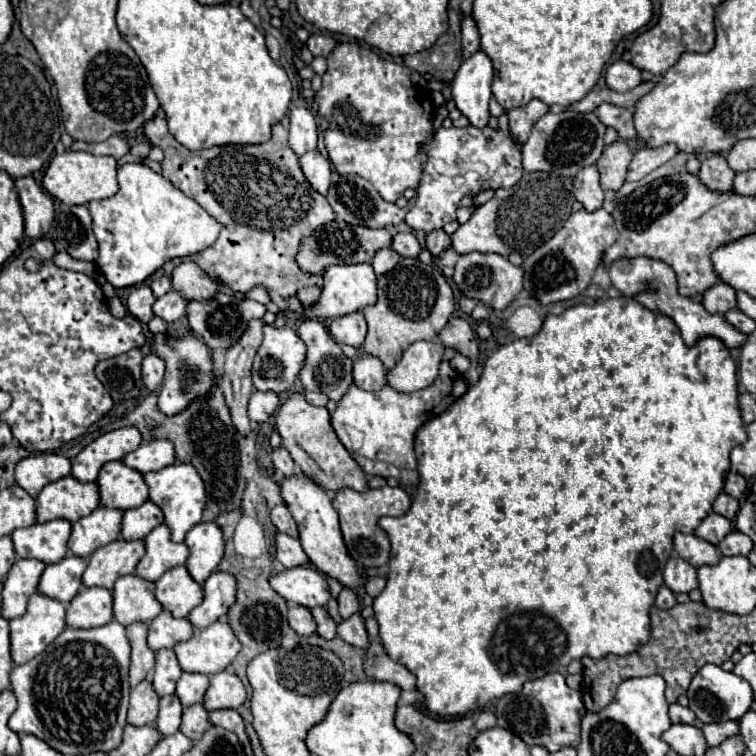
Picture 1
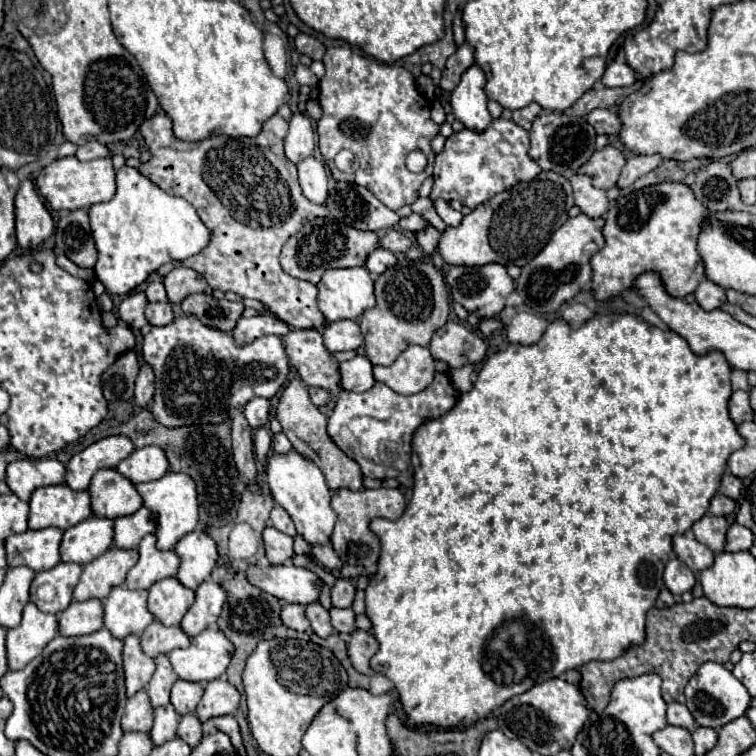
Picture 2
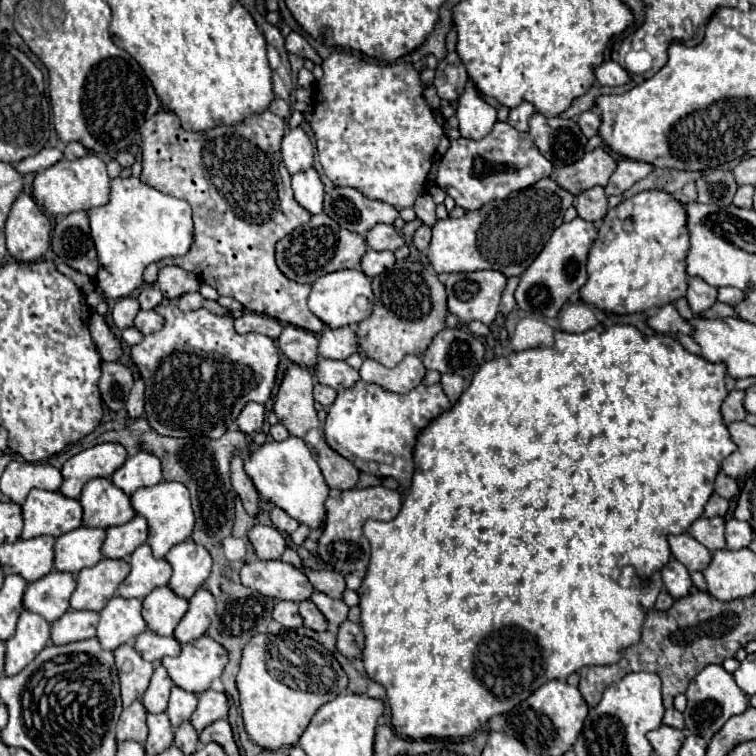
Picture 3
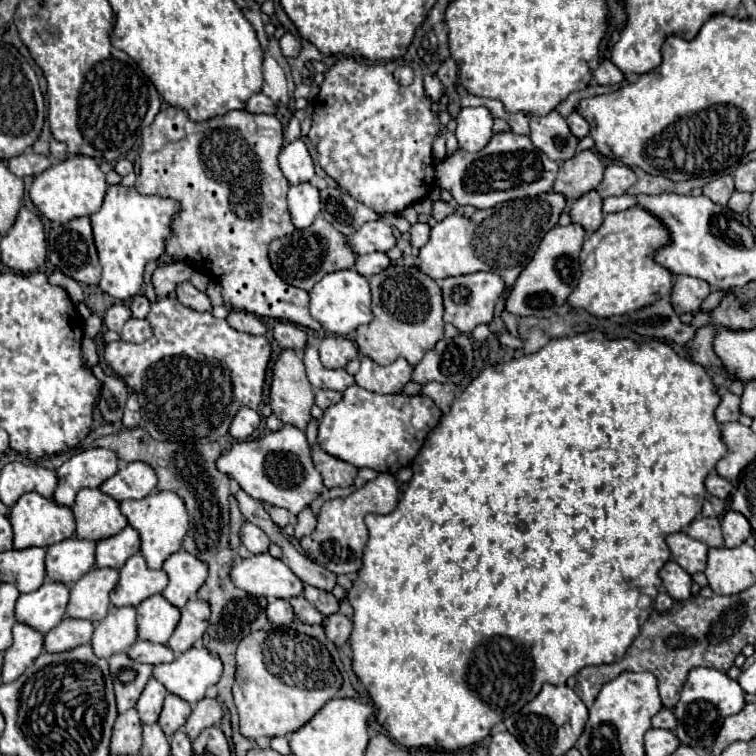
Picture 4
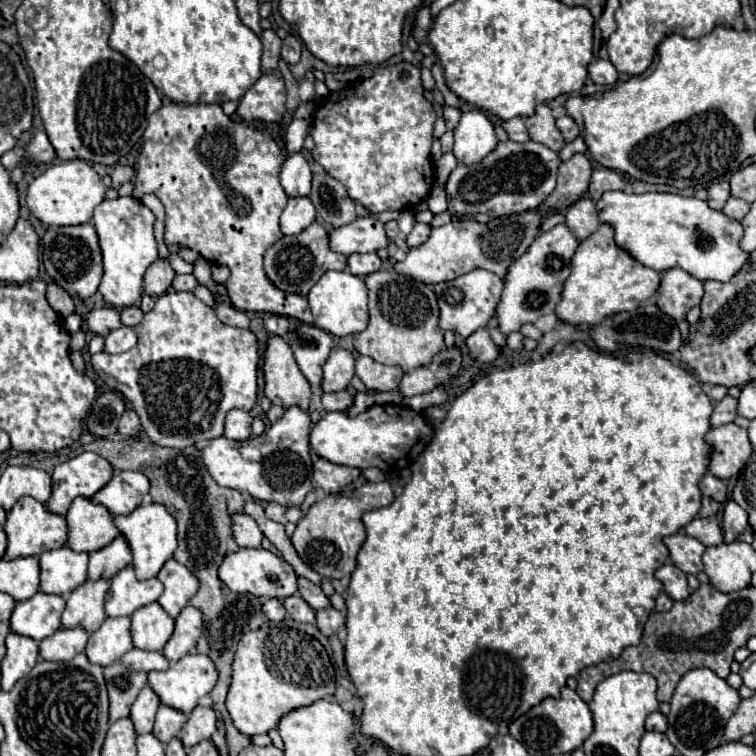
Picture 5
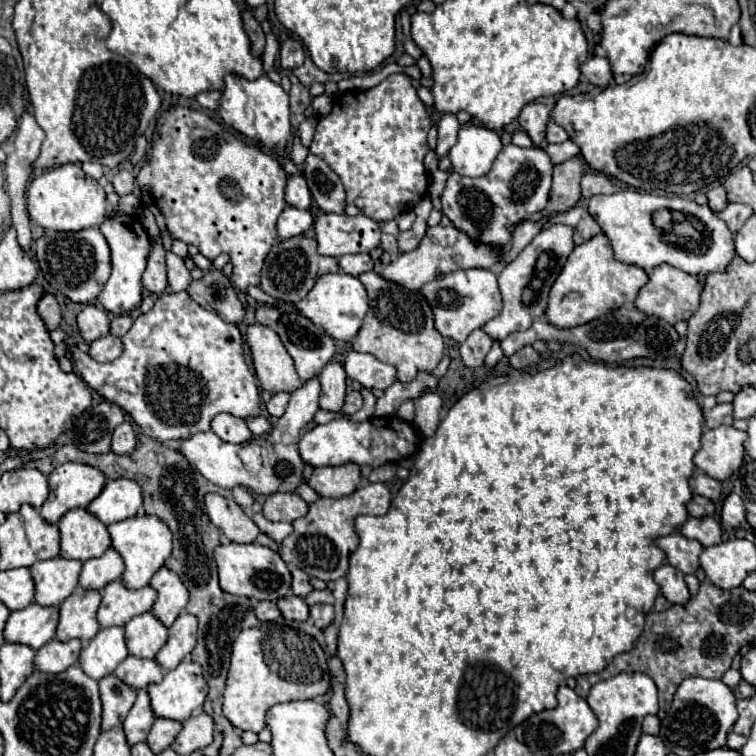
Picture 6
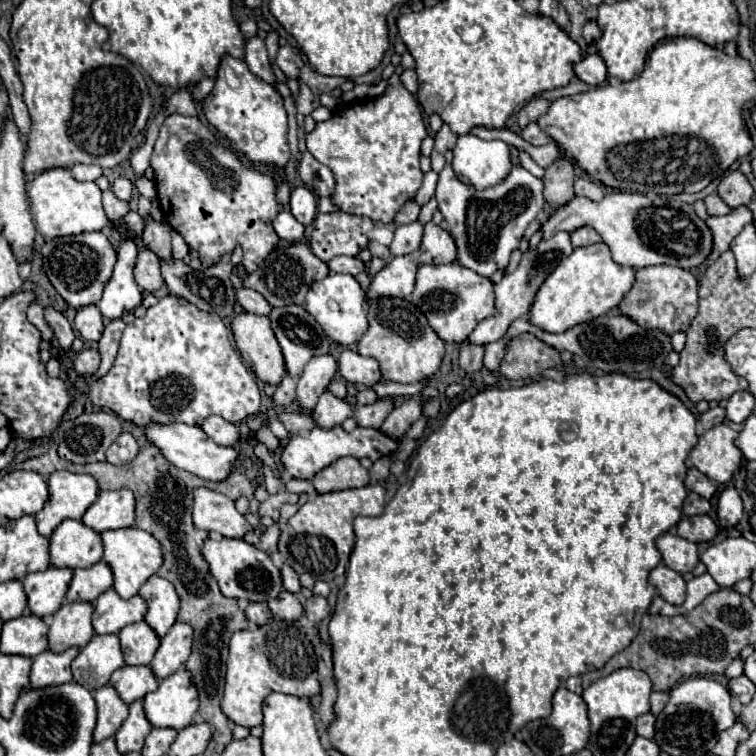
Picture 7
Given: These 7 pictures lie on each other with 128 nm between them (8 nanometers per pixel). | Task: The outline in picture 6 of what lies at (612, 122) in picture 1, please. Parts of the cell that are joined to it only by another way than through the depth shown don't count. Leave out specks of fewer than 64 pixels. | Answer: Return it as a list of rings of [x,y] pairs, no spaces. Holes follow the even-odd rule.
[[[552,120],[546,124],[546,142],[554,144],[554,142],[566,142],[568,134],[564,128],[560,128],[558,124],[554,124]]]

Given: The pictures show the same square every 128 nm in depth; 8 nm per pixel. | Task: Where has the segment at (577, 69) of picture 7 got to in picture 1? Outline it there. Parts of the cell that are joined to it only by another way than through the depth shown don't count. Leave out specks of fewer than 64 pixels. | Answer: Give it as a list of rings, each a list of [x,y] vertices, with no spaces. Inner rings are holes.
[[[620,60],[620,62],[614,62],[608,66],[606,84],[608,84],[608,88],[612,88],[616,92],[626,92],[626,90],[636,88],[636,84],[642,82],[640,74],[642,72],[634,64]]]

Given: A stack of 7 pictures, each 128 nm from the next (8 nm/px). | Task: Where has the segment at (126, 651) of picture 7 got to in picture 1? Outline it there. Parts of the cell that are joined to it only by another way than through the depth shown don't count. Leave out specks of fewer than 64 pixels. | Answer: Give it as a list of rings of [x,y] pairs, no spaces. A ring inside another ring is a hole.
[[[186,566],[168,570],[156,584],[156,600],[174,618],[186,618],[202,602],[202,586],[188,576]]]

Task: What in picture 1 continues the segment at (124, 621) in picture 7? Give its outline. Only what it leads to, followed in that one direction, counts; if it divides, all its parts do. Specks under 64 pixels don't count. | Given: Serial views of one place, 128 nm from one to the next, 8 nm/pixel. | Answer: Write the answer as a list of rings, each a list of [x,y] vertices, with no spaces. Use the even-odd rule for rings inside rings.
[[[162,524],[144,538],[146,554],[136,566],[136,576],[156,582],[166,570],[172,570],[188,560],[188,546],[170,540],[168,528]]]

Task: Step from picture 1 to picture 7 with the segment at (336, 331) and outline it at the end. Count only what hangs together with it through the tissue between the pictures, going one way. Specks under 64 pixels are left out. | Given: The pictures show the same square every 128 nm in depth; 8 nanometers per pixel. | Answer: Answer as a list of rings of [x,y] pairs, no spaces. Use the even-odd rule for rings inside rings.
[[[324,392],[318,400],[318,404],[314,406],[314,426],[316,428],[334,428],[340,426],[346,418],[352,416],[352,408],[350,404],[346,404],[344,400],[336,400],[336,396],[332,396],[330,392]]]

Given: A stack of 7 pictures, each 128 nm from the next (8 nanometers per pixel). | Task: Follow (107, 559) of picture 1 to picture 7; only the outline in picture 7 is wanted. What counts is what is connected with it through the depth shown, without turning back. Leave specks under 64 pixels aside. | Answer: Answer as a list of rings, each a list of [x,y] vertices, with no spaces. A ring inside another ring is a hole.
[[[88,602],[62,604],[52,616],[48,630],[48,650],[64,652],[68,648],[84,648],[92,632],[92,606]]]

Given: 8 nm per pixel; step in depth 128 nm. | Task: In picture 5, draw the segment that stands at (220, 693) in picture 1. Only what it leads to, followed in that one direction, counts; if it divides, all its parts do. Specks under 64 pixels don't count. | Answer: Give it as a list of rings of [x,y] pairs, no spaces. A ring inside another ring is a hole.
[[[196,706],[180,732],[180,742],[184,744],[184,748],[190,748],[202,740],[208,740],[214,734],[214,730],[216,730],[216,714],[212,712],[212,708]]]

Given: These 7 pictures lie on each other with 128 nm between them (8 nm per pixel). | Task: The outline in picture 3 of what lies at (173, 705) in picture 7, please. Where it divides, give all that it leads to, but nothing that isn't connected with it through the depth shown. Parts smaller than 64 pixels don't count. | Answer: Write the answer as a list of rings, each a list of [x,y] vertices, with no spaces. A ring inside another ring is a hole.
[[[202,636],[182,648],[174,658],[162,658],[162,666],[176,686],[186,692],[200,694],[210,688],[212,680],[218,678],[228,664],[228,652],[220,648],[210,636]]]

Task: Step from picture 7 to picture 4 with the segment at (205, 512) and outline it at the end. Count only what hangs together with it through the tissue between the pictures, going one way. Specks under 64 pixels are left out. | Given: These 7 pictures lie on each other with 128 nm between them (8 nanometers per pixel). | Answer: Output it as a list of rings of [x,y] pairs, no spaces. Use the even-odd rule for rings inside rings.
[[[244,522],[242,528],[240,528],[240,542],[252,552],[252,554],[262,554],[262,552],[268,552],[268,546],[270,546],[270,540],[268,536],[256,528],[252,522]]]

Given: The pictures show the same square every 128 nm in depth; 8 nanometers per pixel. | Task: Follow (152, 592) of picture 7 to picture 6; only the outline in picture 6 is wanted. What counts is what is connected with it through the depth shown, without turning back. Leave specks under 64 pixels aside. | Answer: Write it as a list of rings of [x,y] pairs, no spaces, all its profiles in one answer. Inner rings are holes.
[[[164,566],[152,576],[150,586],[158,594],[158,598],[152,606],[152,614],[166,628],[170,628],[174,624],[174,620],[178,618],[180,610],[186,608],[186,604],[188,604],[188,588],[184,588],[182,580],[174,572],[168,572],[168,568],[164,568]]]

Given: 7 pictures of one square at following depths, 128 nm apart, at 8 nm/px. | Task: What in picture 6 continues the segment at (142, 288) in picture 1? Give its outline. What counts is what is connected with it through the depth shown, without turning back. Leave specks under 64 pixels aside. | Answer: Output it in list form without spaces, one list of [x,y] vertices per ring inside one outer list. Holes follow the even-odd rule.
[[[88,304],[78,314],[78,330],[88,344],[106,336],[108,328],[110,328],[110,318],[108,318],[106,310],[96,306],[96,304]]]

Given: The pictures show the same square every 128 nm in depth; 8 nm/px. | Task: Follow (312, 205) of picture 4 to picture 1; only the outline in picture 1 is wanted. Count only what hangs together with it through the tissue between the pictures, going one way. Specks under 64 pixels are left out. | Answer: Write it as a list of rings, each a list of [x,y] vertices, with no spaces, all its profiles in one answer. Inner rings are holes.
[[[312,150],[312,152],[306,152],[304,156],[300,156],[300,168],[316,192],[320,192],[320,194],[328,192],[330,174],[332,174],[330,162],[318,150]]]

